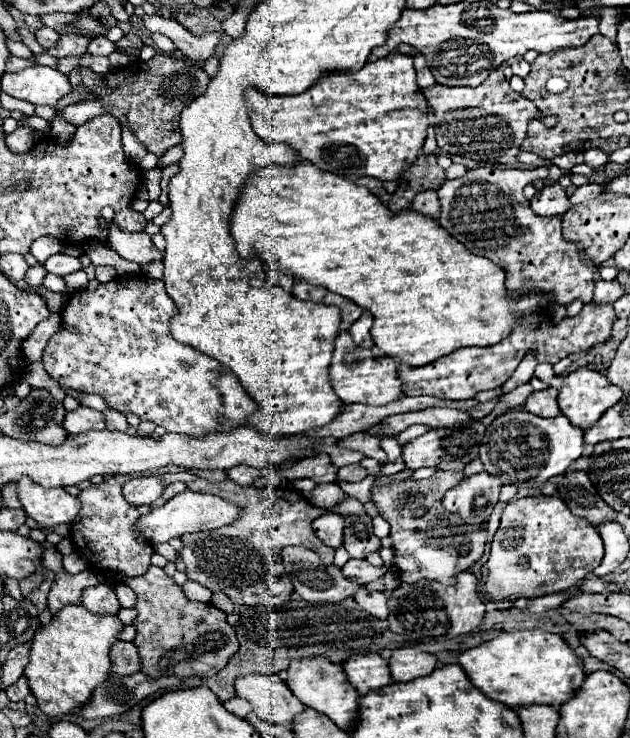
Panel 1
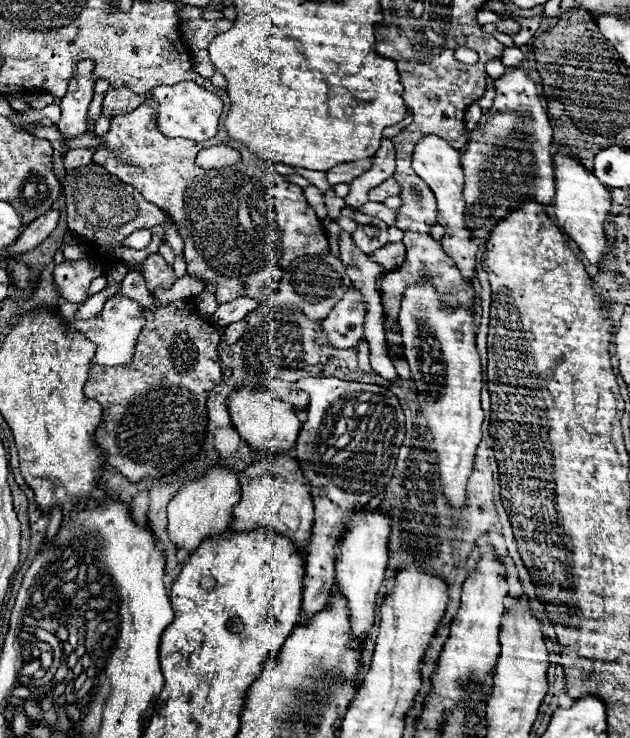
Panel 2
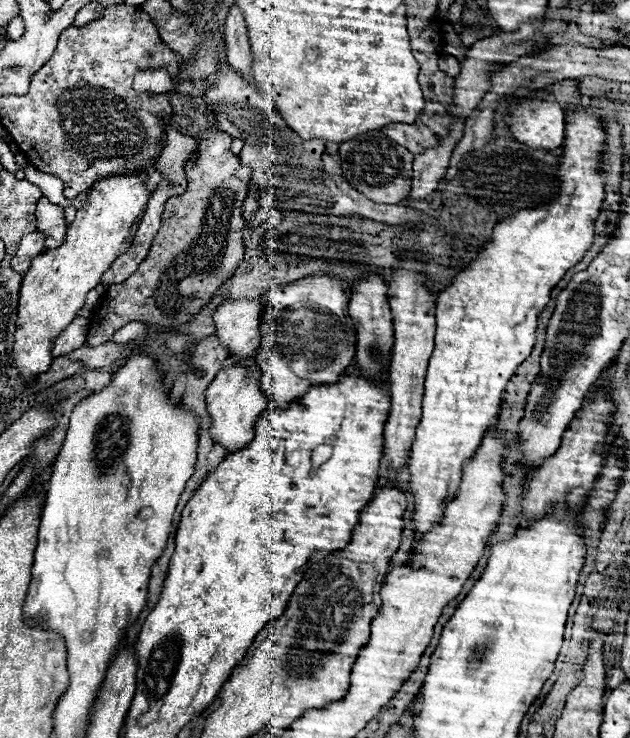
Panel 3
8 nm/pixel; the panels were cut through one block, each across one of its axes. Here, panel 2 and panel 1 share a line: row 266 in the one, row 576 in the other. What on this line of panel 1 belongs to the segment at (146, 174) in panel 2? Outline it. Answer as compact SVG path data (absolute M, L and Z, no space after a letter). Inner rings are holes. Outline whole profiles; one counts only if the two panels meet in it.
M232 482L232 502L242 506L242 518L230 526L184 534L182 560L186 564L188 580L200 582L212 592L226 592L234 604L246 606L276 606L290 600L292 582L288 580L282 558L278 552L286 546L306 546L320 554L324 564L334 562L334 548L322 544L312 532L314 518L322 516L326 510L310 504L304 496L294 490L268 490L256 486L240 486Z

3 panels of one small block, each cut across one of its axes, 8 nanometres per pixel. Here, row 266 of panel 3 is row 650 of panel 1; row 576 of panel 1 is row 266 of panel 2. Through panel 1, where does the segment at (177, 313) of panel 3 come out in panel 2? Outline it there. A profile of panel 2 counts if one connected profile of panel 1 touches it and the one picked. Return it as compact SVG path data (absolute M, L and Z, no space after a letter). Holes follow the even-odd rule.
M152 254L148 256L142 264L138 264L138 268L142 270L144 278L146 278L146 288L150 292L154 292L156 288L166 288L170 290L172 284L176 282L176 274L174 268L166 264L166 260L160 254Z

